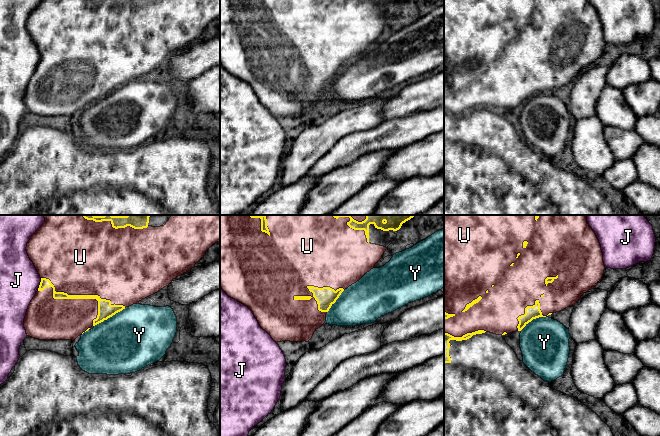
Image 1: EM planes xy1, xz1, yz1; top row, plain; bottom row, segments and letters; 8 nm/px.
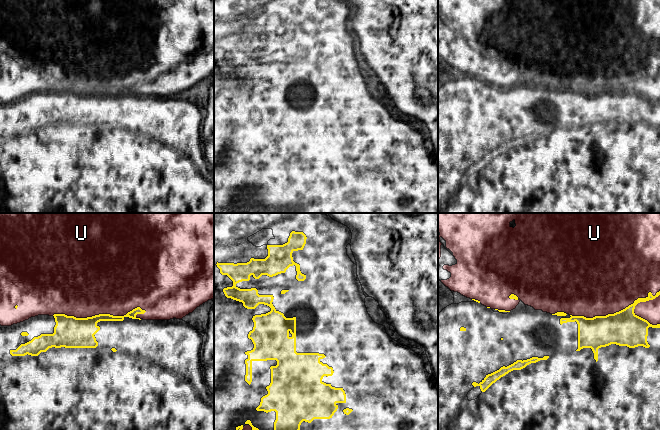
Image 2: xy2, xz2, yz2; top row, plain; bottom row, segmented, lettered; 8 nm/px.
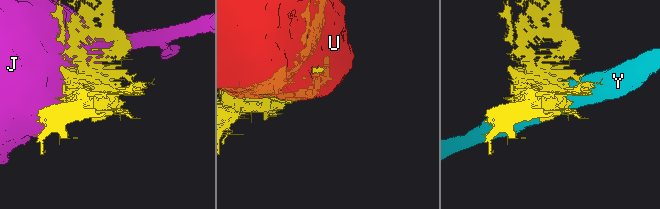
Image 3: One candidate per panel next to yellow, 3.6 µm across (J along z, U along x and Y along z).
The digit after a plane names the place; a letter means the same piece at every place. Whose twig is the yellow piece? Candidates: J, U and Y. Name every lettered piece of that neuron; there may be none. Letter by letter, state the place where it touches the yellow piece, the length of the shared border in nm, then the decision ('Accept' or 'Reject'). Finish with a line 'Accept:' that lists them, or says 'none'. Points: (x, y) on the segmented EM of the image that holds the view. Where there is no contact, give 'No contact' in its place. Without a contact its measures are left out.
J: Touches yellow at xy1 (40, 284). Shared border 110 nm. Reject
U: Touches yellow at xy1 (82, 295). Shared border 700 nm. Reject
Y: Touches yellow at xy1 (109, 317). Shared border 300 nm. Reject
Accept: none

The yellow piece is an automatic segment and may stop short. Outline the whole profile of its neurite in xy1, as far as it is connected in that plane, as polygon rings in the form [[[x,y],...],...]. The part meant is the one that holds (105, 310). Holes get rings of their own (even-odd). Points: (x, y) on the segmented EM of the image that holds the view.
[[[41,278],[38,291],[43,291],[46,287],[53,288],[54,299],[96,299],[98,301],[98,315],[97,318],[93,320],[93,326],[107,320],[116,313],[125,309],[125,306],[115,304],[112,305],[110,300],[101,299],[98,295],[68,295],[64,292],[56,292],[54,285],[49,279]]]

